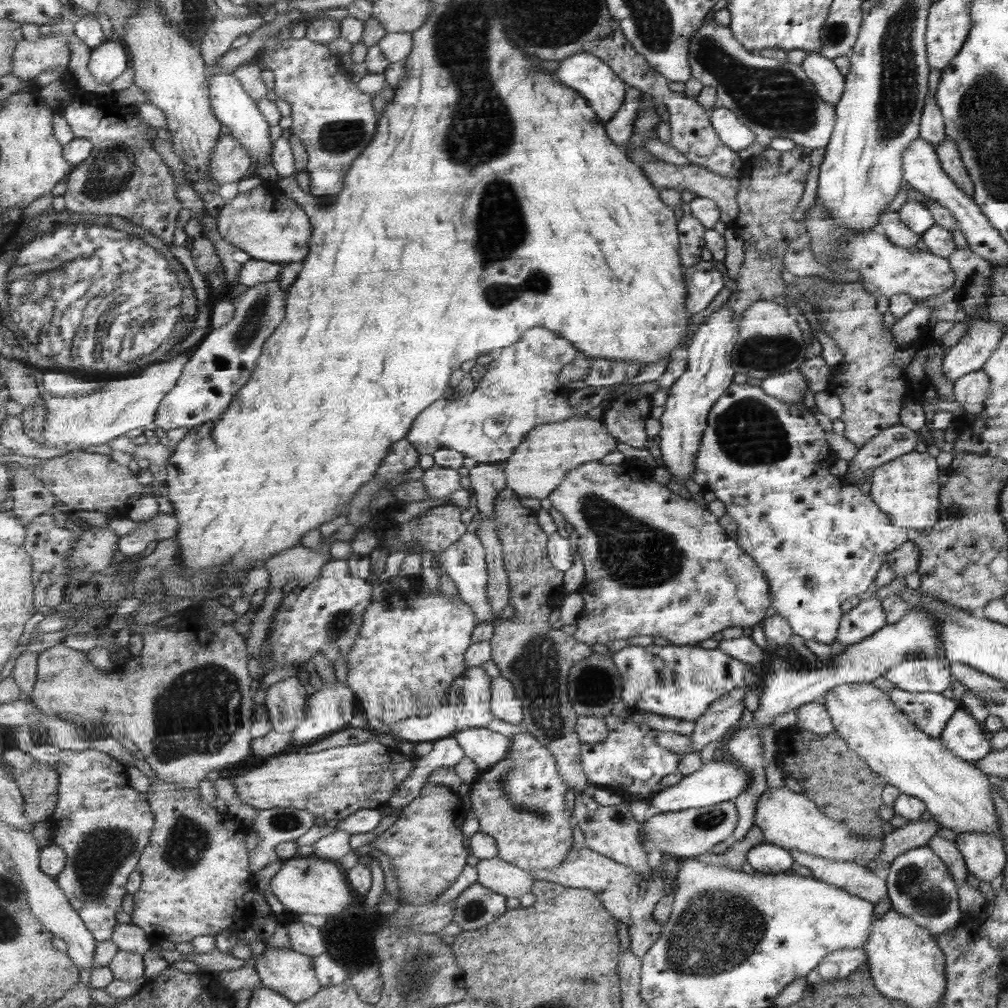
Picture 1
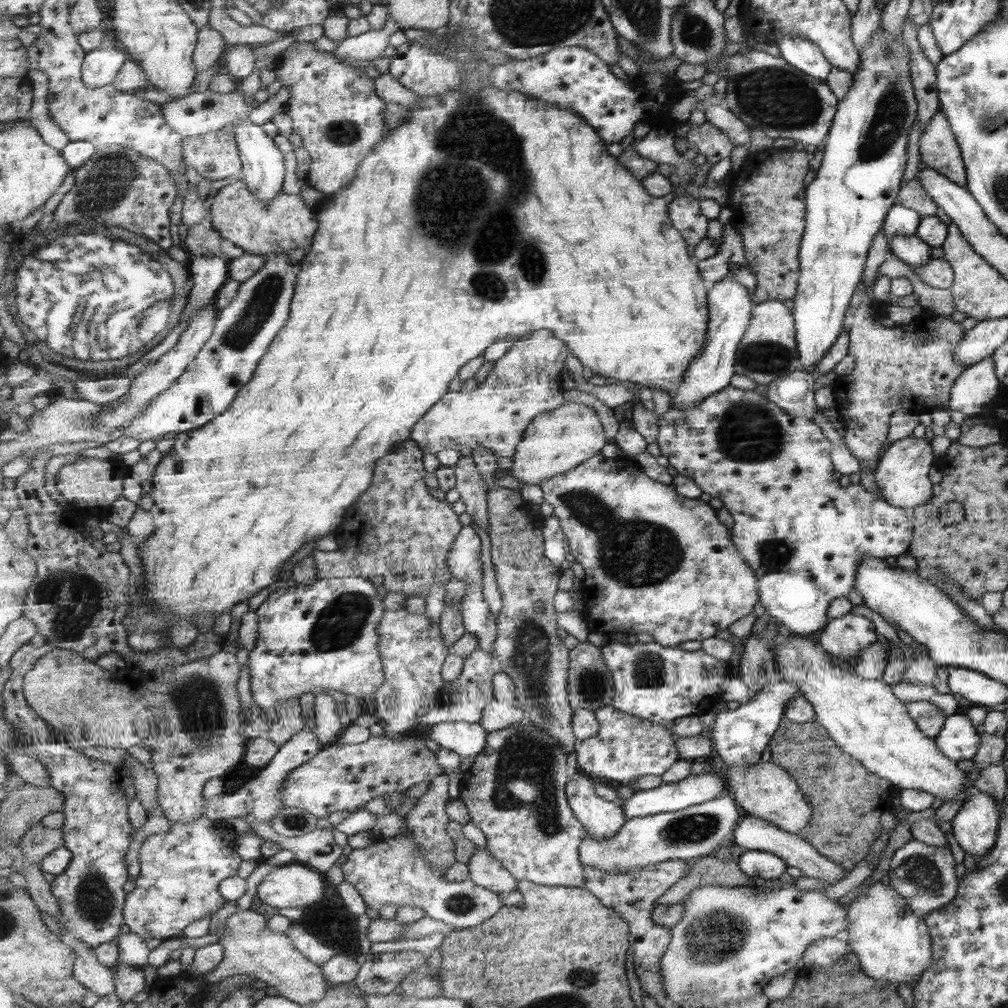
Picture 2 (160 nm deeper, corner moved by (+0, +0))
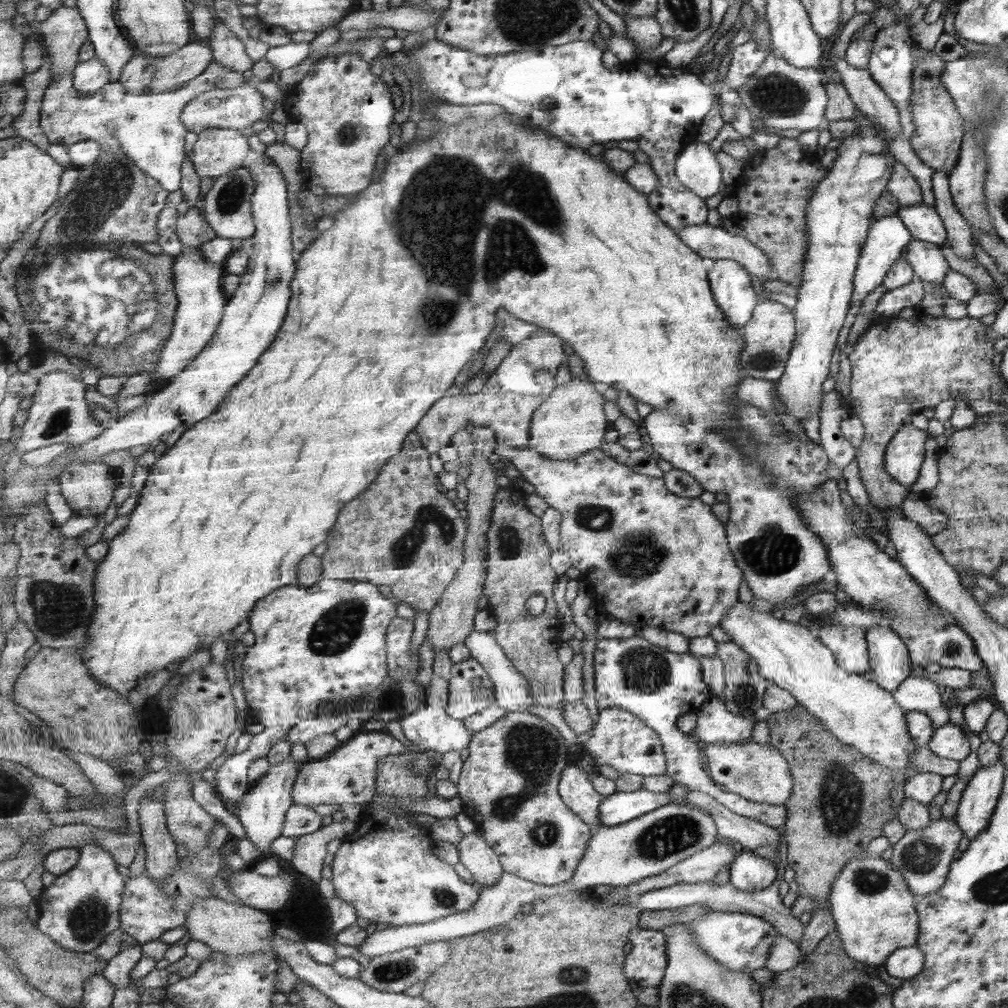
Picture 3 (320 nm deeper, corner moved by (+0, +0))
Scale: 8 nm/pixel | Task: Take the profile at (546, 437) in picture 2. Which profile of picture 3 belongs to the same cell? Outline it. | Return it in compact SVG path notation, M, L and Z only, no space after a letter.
M573 379L569 383L559 385L551 393L548 401L536 411L531 426L531 443L527 448L550 459L561 460L579 458L591 450L600 449L601 444L606 440L607 426L611 426L605 416L605 408L603 408L605 402L607 402L605 396L601 392L597 392L594 382Z

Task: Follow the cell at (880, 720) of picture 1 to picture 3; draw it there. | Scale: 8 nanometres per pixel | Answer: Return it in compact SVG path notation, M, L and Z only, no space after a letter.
M753 601L736 602L722 618L720 628L757 661L759 674L765 680L793 695L807 714L820 718L825 728L841 742L889 767L899 776L906 772L907 756L917 746L908 737L903 710L891 693L881 689L873 680L865 680L862 675L839 668L835 655L818 637L821 628L803 627L775 618L772 613L759 612L753 608Z

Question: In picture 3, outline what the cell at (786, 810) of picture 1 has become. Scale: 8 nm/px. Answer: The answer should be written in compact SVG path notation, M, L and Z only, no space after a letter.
M749 739L736 743L711 744L703 749L712 779L727 791L746 800L784 806L792 793L792 775L783 751L771 743L761 745Z

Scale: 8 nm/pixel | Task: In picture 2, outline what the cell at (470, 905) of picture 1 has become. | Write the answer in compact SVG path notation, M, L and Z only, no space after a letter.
M405 834L389 838L374 836L375 842L364 848L353 849L348 859L341 866L344 873L344 881L357 888L363 901L369 909L379 911L383 906L395 905L397 909L403 906L417 906L423 910L424 915L437 921L443 921L455 931L467 930L473 926L479 926L496 916L501 909L505 909L501 903L502 896L495 891L487 890L485 887L473 883L471 878L464 882L449 882L447 874L442 873L434 867L424 855L422 848L413 839L407 838Z

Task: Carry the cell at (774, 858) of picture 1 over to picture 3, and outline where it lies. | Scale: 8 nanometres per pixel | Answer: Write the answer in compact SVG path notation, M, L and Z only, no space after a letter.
M749 850L739 852L729 872L729 883L743 893L763 891L778 883L780 879L777 866Z

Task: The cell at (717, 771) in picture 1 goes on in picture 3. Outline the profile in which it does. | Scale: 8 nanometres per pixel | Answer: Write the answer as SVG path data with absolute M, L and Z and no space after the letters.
M642 788L631 792L617 791L600 802L600 822L602 826L625 824L669 803L667 792L653 793Z

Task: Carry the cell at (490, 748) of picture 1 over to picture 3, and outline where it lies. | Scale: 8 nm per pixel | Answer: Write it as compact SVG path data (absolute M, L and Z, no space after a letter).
M433 673L430 682L430 701L428 705L413 714L406 714L399 723L402 732L407 739L425 748L427 752L453 752L456 750L465 750L472 739L472 732L469 732L464 725L464 721L451 718L447 714L447 702L449 702L449 686L451 682L446 678L441 678L438 674Z

